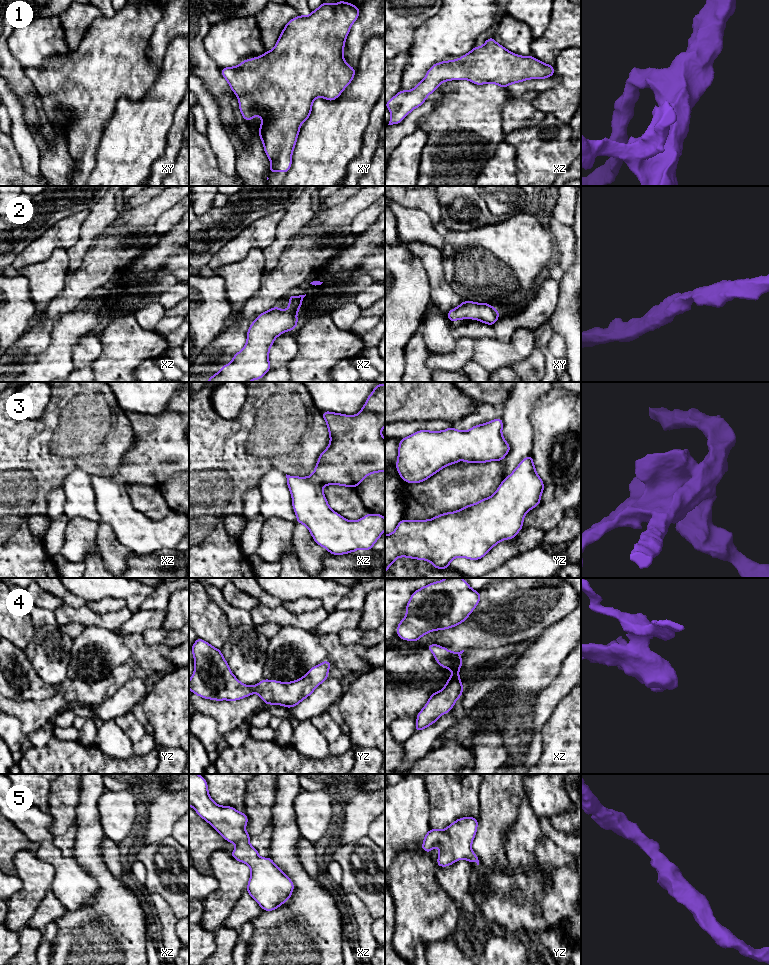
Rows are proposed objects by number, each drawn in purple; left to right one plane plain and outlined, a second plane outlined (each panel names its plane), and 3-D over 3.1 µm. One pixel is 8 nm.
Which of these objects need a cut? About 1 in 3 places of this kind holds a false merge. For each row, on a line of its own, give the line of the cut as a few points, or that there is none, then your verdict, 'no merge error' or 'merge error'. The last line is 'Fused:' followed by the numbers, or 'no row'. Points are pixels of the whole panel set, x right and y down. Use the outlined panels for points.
1: cut none; no merge error
2: cut none; no merge error
3: cut none; no merge error
4: cut none; no merge error
5: cut none; no merge error
Fused: no row

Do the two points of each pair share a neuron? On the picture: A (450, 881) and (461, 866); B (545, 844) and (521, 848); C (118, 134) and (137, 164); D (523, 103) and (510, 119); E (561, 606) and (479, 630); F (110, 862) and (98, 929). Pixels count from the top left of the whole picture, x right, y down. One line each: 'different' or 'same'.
A: same
B: different
C: same
D: same
E: same
F: different

